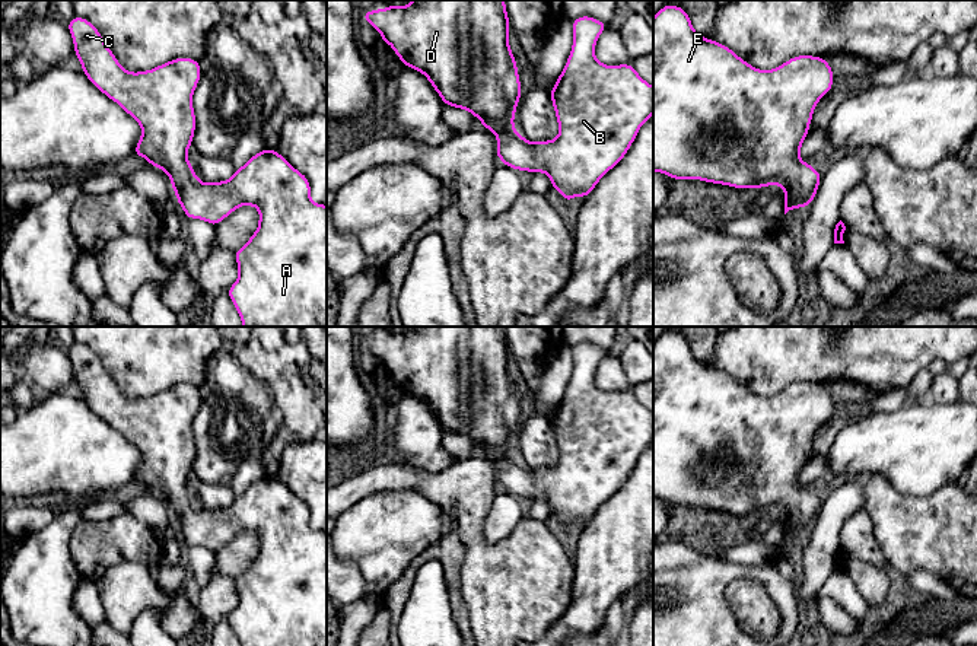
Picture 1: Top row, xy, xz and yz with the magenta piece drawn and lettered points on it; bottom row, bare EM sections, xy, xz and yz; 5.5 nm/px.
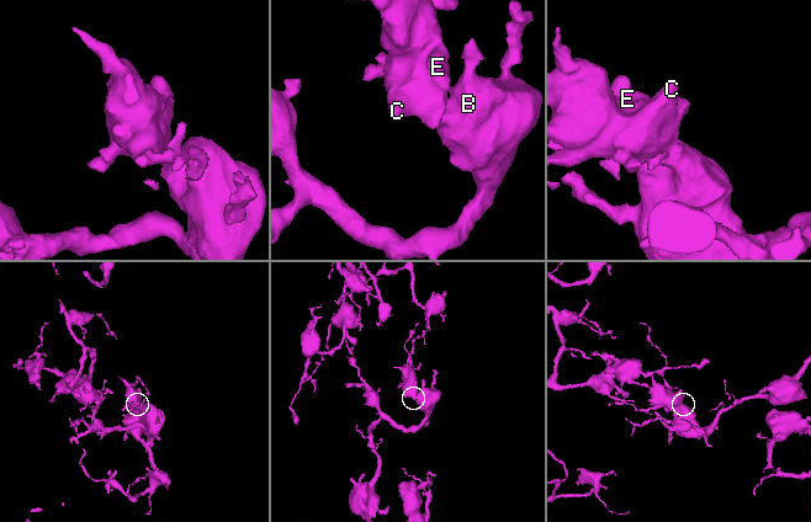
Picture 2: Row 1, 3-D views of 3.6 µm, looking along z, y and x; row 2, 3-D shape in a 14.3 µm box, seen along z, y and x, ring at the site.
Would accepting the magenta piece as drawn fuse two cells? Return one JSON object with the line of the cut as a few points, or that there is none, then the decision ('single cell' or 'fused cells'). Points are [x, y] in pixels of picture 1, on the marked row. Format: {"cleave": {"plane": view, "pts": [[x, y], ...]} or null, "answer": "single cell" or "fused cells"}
{"cleave": null, "answer": "single cell"}

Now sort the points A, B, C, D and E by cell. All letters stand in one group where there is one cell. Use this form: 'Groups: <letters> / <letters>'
Groups: A B C D E

